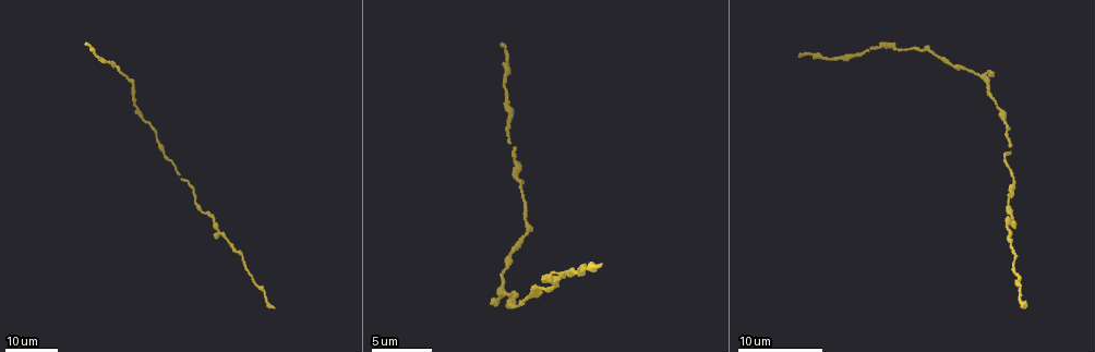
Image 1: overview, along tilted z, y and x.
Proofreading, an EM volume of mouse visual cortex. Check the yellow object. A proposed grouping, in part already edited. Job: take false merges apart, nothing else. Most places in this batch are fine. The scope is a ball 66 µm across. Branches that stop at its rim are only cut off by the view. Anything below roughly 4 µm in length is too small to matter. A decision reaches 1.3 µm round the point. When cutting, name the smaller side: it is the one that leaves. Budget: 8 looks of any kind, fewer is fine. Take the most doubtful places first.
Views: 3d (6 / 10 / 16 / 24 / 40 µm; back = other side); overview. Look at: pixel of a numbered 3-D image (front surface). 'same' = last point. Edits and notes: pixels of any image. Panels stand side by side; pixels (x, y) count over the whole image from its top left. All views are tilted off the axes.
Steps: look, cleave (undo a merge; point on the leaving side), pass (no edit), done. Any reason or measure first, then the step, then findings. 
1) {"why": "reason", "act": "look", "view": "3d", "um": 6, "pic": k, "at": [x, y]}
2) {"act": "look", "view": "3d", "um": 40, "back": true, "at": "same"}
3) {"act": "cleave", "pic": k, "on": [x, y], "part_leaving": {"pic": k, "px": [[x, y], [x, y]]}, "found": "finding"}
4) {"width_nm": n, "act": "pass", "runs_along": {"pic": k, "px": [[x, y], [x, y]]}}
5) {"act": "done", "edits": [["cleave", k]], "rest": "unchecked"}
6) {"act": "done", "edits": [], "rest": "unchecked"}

{"act": "look", "view": "3d", "um": 16, "pic": 1, "at": [224, 233]}

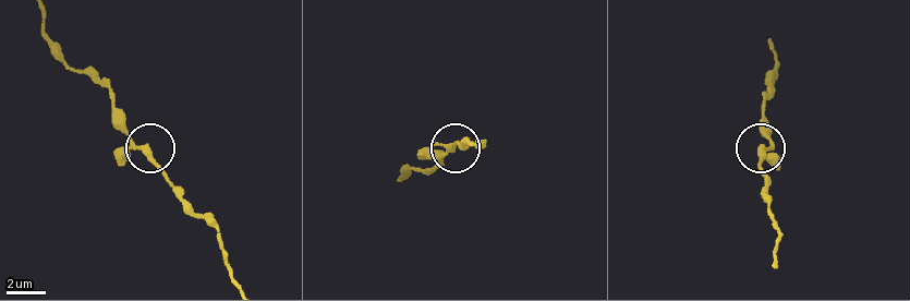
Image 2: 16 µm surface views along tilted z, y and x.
{"act": "look", "view": "3d", "um": 6, "pic": 2, "at": [762, 154]}

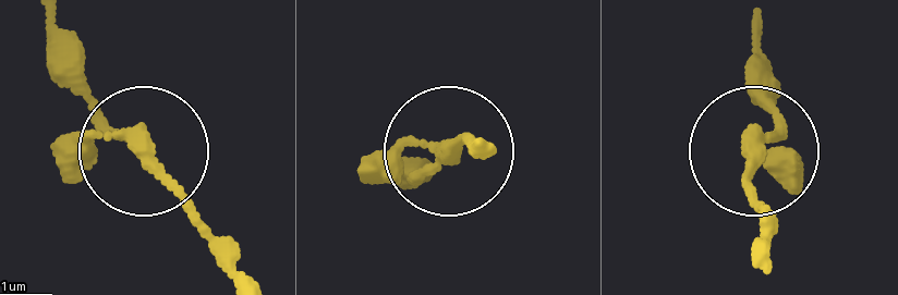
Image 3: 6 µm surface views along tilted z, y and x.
{"act": "look", "view": "3d", "um": 6, "back": true, "pic": 3, "at": [755, 147]}

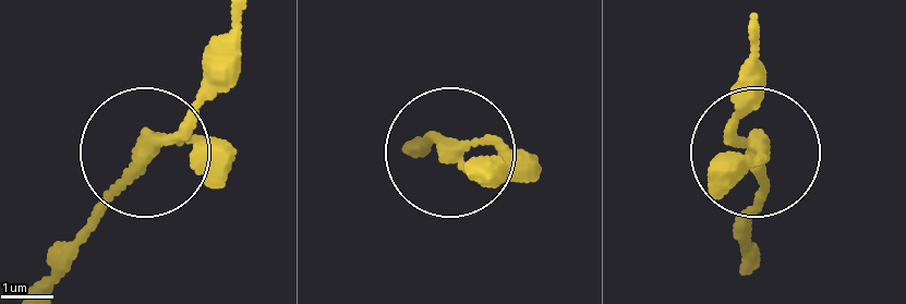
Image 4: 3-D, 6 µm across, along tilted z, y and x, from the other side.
{"arms": 3, "act": "pass", "runs_along": {"pic": 4, "px": [[237, 26], [220, 90], [142, 152], [125, 186], [60, 245]]}, "found": "one cell here"}

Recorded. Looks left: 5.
{"act": "look", "view": "3d", "um": 24, "pic": 1, "at": [513, 154]}

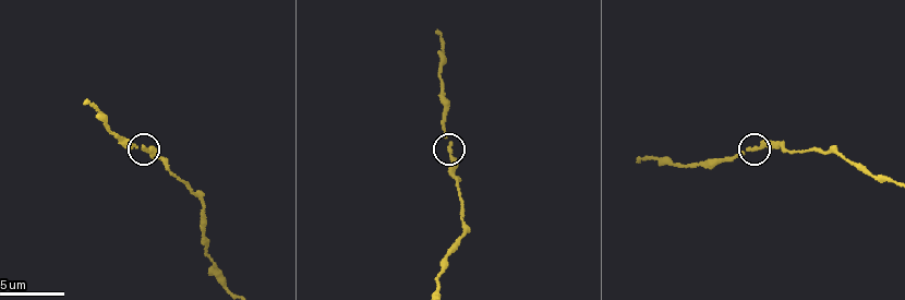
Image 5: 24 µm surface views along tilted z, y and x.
{"why": "closer look", "act": "look", "view": "3d", "um": 10, "pic": 5, "at": [758, 148]}

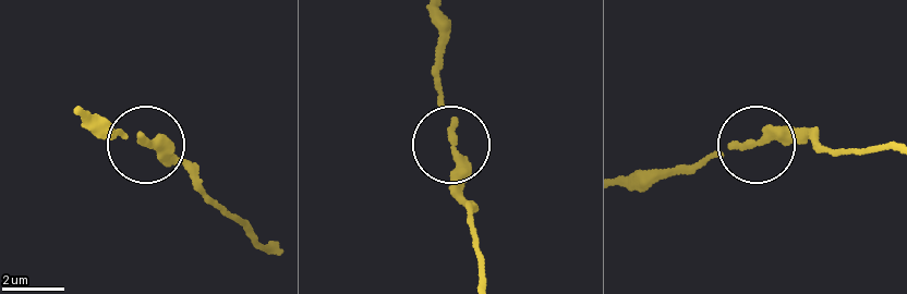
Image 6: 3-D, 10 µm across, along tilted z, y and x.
{"act": "look", "view": "3d", "um": 10, "back": true, "pic": 6, "at": [753, 143]}

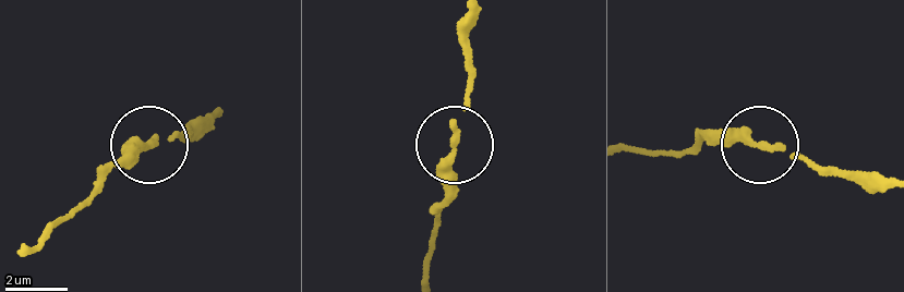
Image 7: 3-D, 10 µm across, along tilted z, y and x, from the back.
{"act": "pass", "runs_along": {"pic": 7, "px": [[627, 151], [683, 153], [712, 136], [784, 148], [827, 166]]}, "found": "continuous, no second cell"}

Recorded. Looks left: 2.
{"act": "look", "view": "3d", "um": 10, "pic": 5, "at": [215, 263]}

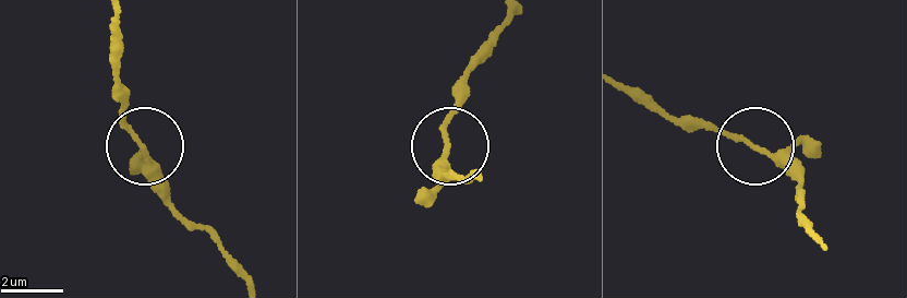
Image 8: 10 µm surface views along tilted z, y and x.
{"act": "pass", "runs_along": {"pic": 8, "px": [[244, 281], [165, 191], [143, 143], [120, 120], [116, 87]]}, "found": "all the same cell"}

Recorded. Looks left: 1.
{"act": "done", "edits": [], "rest": "unchecked"}

